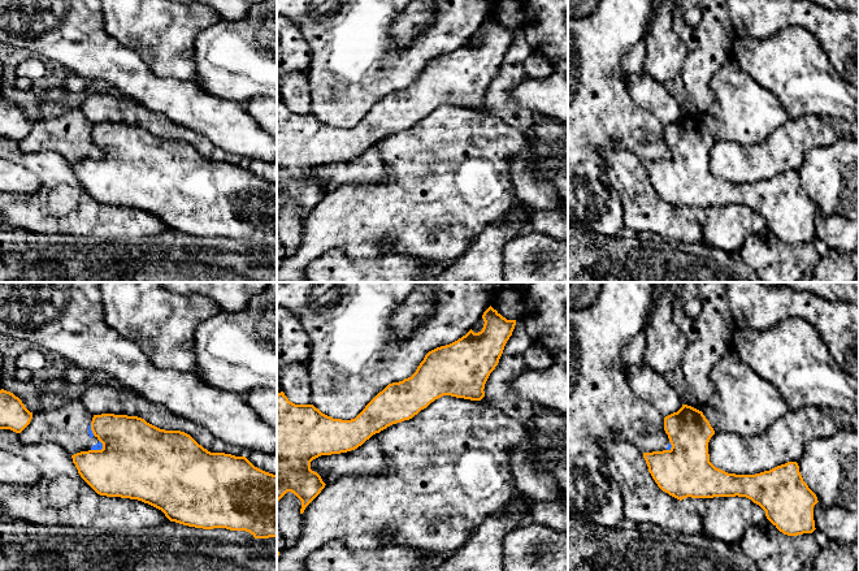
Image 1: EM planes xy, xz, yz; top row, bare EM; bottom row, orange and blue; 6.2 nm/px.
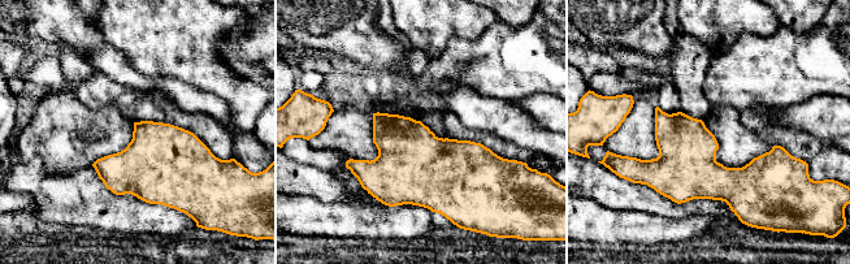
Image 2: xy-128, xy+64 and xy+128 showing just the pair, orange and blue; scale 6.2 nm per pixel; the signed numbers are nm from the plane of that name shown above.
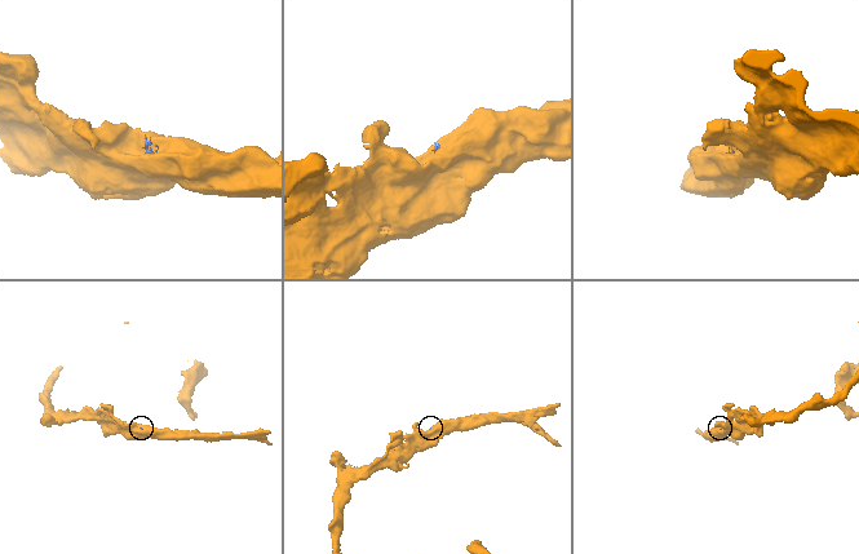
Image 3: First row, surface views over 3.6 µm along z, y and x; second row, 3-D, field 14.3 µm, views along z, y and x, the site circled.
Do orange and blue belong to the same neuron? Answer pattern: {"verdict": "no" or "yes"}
{"verdict": "no"}

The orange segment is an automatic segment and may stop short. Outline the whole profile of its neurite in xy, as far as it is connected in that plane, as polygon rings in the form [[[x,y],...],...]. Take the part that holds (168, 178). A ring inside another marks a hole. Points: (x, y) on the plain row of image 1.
[[[94,124],[91,139],[103,157],[71,166],[97,203],[142,209],[161,219],[170,230],[188,235],[277,246],[277,183],[255,176],[246,165],[211,161],[190,143],[160,138],[138,125]]]

